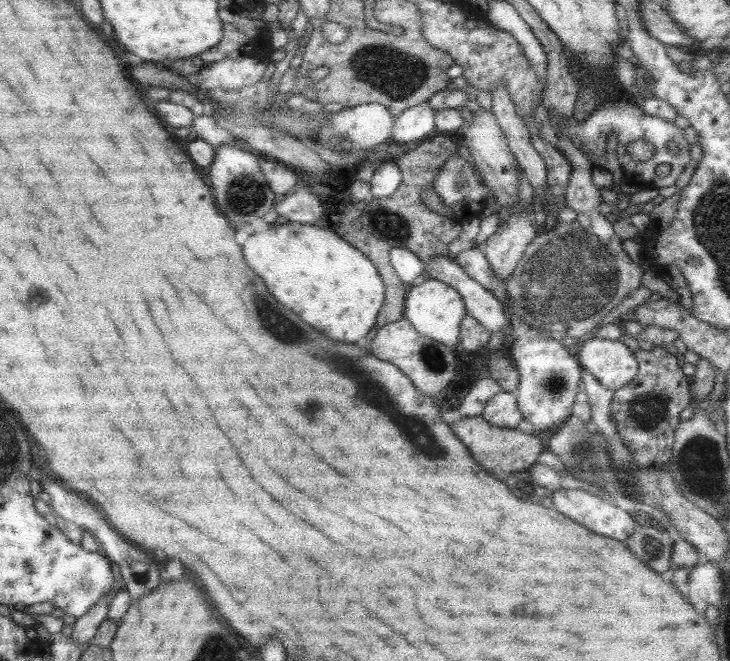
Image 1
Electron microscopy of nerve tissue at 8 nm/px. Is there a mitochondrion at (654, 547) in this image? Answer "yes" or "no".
yes

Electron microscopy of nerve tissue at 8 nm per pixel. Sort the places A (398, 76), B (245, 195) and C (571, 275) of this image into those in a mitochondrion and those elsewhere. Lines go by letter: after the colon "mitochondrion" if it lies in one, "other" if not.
A: mitochondrion
B: mitochondrion
C: mitochondrion

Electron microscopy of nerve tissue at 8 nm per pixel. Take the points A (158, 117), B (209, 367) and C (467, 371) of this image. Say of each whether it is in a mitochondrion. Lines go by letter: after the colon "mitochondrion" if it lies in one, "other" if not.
A: other
B: other
C: mitochondrion

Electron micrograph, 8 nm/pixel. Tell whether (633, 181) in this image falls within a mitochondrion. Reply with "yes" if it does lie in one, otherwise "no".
no

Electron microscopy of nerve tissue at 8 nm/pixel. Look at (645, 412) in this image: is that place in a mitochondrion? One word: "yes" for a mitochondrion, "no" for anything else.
yes

